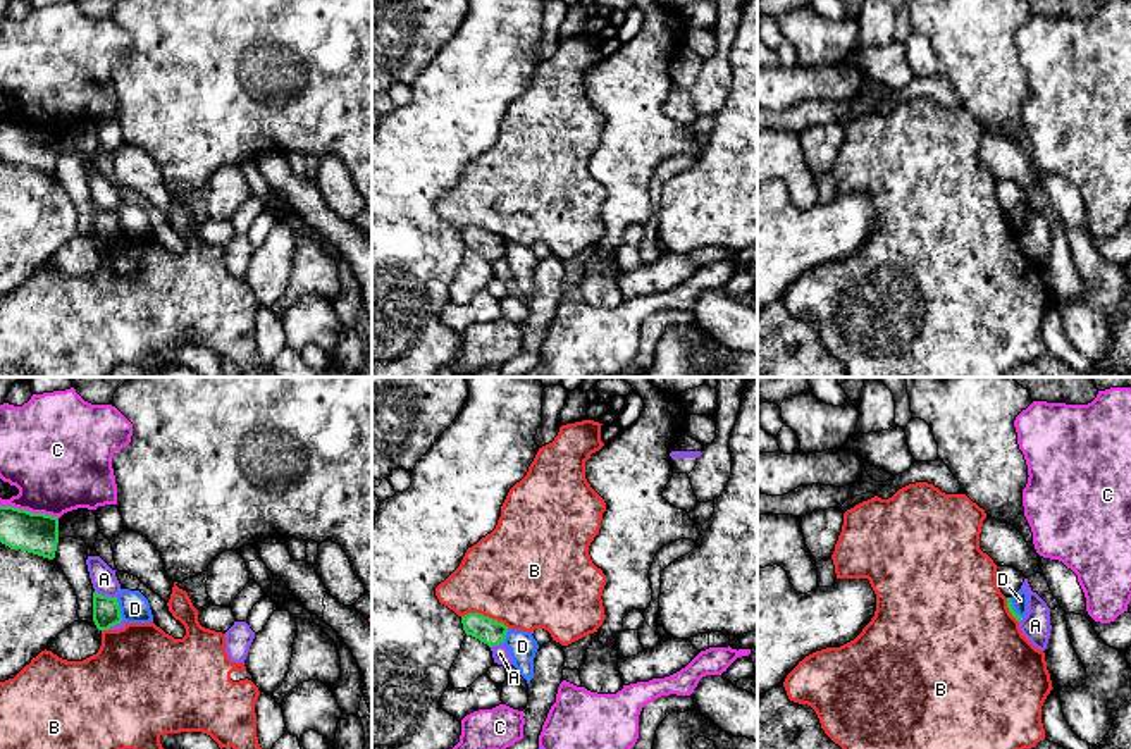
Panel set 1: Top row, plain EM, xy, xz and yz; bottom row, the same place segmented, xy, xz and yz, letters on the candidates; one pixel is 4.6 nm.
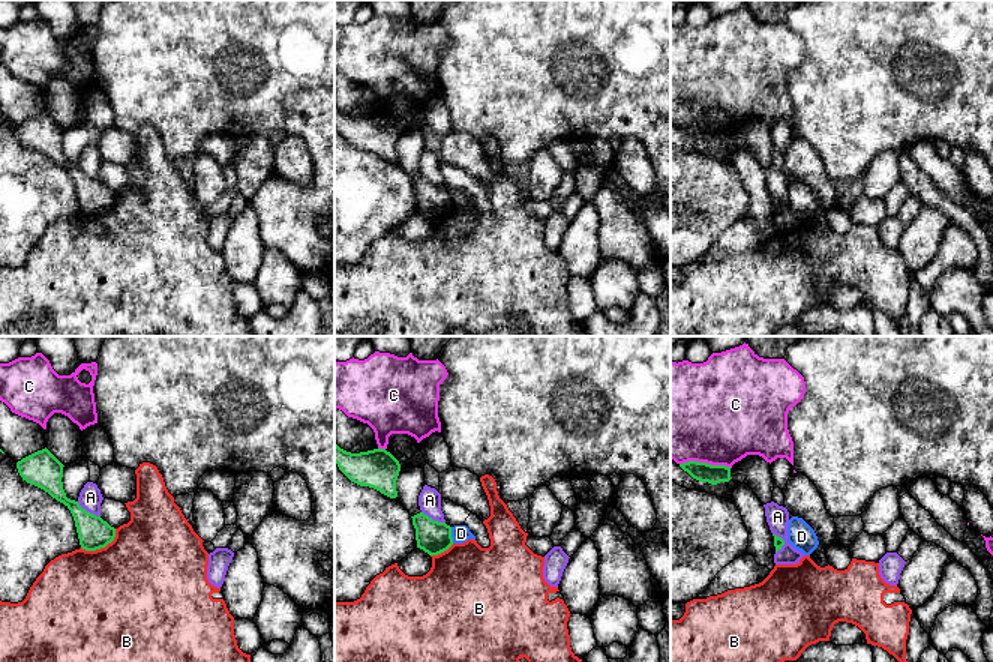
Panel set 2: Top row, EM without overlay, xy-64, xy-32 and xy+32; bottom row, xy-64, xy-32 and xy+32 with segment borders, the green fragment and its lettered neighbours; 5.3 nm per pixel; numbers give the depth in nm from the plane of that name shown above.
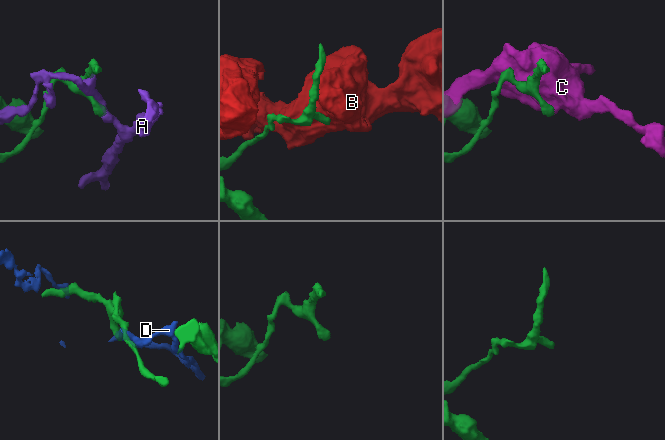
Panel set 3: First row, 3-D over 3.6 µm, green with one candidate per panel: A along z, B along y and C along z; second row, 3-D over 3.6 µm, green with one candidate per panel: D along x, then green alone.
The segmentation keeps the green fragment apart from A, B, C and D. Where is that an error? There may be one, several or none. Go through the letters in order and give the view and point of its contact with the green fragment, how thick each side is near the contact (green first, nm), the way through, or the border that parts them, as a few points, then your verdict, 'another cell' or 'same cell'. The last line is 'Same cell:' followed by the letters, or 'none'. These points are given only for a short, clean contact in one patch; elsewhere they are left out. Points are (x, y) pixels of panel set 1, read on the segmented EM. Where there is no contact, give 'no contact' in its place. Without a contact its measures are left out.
A: xy (105, 596) | 130/120 nm | another cell
B: xz (486, 617) | 120/480 nm | another cell
C: xy (30, 512) | 190/420 nm | another cell
D: xy (119, 610) | 130/140 nm | along xy (116, 598), (123, 620) | another cell
Same cell: none

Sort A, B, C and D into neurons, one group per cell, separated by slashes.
A / B / C / D

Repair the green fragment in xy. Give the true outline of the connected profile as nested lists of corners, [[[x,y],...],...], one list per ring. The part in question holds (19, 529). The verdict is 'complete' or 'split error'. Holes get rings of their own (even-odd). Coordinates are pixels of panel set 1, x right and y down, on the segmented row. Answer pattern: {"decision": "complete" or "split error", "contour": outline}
{"decision": "complete", "contour": [[[0,506],[0,542],[10,549],[53,560],[59,542],[59,518],[14,506]]]}

